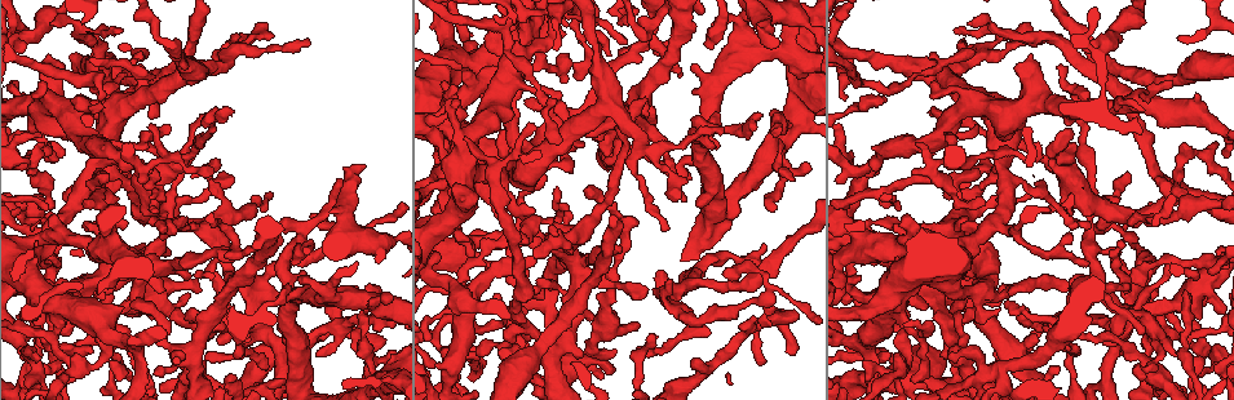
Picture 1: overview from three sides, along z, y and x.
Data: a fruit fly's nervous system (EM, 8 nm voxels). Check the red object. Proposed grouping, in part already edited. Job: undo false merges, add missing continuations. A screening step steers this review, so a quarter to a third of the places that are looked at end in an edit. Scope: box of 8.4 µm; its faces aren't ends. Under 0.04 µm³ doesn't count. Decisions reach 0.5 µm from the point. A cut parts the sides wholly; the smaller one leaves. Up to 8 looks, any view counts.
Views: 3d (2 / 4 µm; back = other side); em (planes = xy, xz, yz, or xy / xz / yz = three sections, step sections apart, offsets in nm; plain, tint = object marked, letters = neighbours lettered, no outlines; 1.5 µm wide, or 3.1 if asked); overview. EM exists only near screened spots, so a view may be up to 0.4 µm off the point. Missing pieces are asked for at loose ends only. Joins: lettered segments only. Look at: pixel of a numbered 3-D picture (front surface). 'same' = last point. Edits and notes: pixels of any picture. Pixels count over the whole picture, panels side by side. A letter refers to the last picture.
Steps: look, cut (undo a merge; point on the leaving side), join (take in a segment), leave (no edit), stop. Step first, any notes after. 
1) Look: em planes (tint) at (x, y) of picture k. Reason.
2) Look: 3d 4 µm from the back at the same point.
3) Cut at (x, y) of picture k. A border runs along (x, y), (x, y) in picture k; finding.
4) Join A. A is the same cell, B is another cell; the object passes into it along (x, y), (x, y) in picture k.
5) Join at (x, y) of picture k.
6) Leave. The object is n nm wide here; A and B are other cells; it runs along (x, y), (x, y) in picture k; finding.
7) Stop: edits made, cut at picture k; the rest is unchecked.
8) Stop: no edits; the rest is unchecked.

Look: 3d 2 µm at (788, 125) of picture 1. Calibre changes.

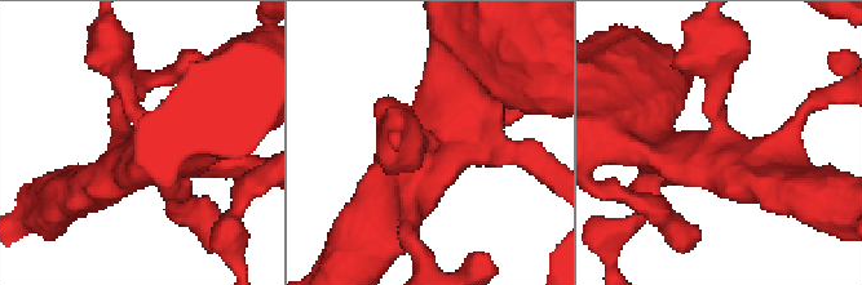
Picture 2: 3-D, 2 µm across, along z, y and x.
Look: em planes (letters) at (437, 143) of picture 2. Need the tissue.

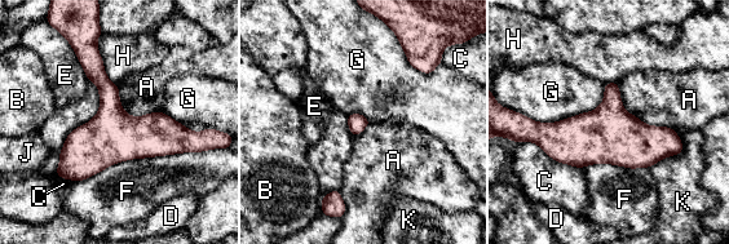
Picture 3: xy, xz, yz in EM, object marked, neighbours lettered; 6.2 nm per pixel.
Leave. A, B, C, D, E, F, G, H, J and K are other cells; it runs along (534, 129), (553, 138), (679, 149) in picture 3; all the same neuron.

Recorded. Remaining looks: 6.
Look: em yz step 8 (letters) at (793, 180) of picture 1. Tapers out.

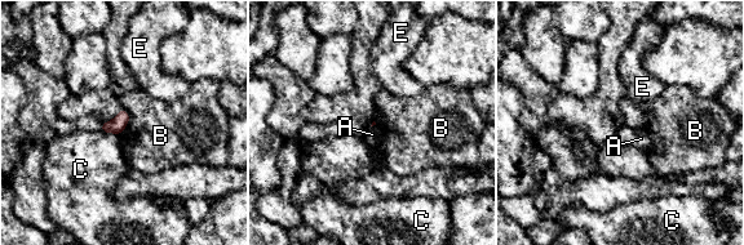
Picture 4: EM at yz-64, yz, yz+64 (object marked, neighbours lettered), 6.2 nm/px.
Leave. A, B, C and E are other cells; a border runs along (123, 107), (128, 124), (119, 134) in picture 4; no lettered segment goes on from it.

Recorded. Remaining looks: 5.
Look: 3d 4 µm at (120, 31) of picture 1. Branch stops here.

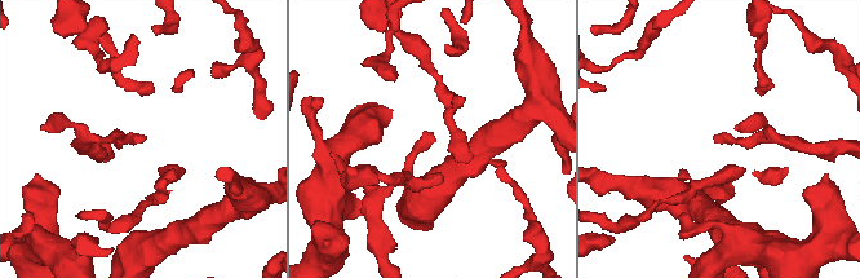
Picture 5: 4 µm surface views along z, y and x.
Look: em xy step 4 (tint) at (432, 137) of picture 5.

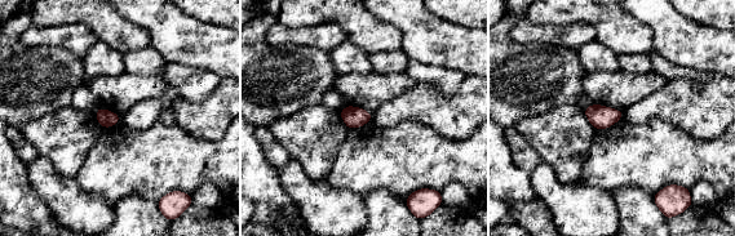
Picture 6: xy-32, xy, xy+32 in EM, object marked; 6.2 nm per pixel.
Look: em planes (letters) at the same point. Cut it another way.

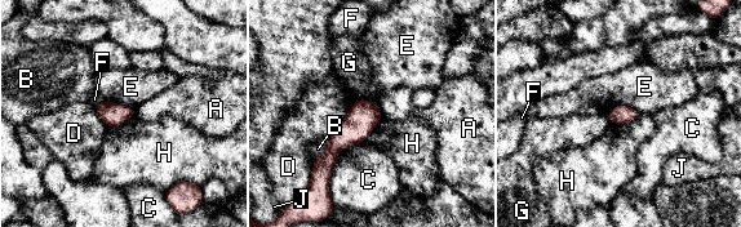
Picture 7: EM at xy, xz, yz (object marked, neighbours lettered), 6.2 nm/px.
Leave. A, B, C, D, E, F, G, H and J are other cells; none of them fits.

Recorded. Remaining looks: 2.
Stop: no edits; the rest is unchecked.

